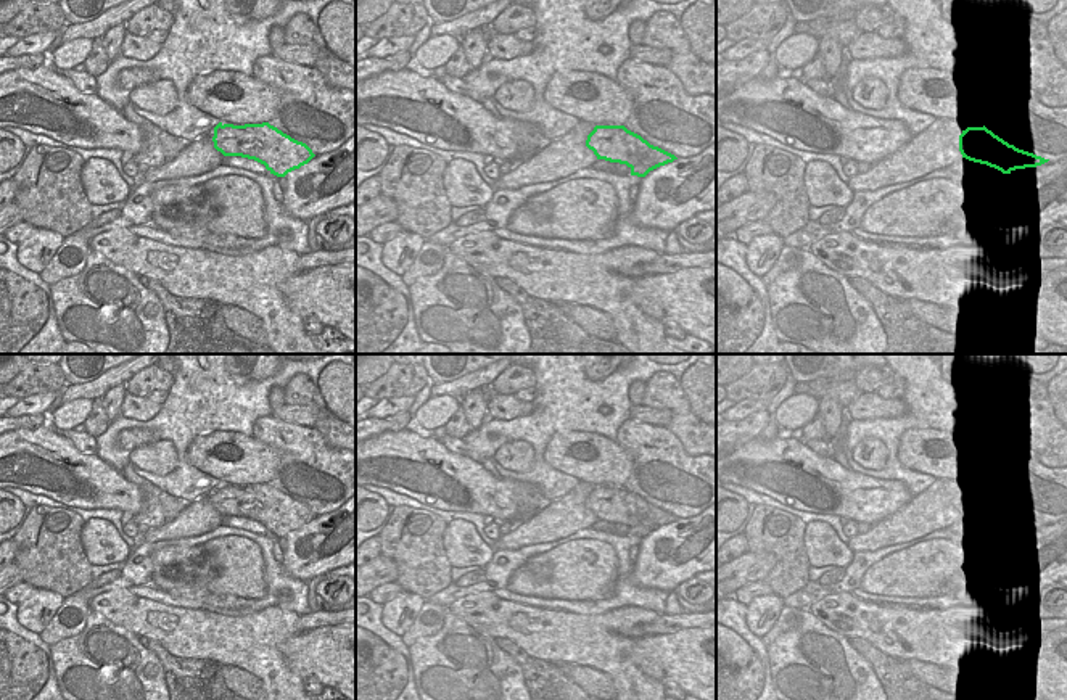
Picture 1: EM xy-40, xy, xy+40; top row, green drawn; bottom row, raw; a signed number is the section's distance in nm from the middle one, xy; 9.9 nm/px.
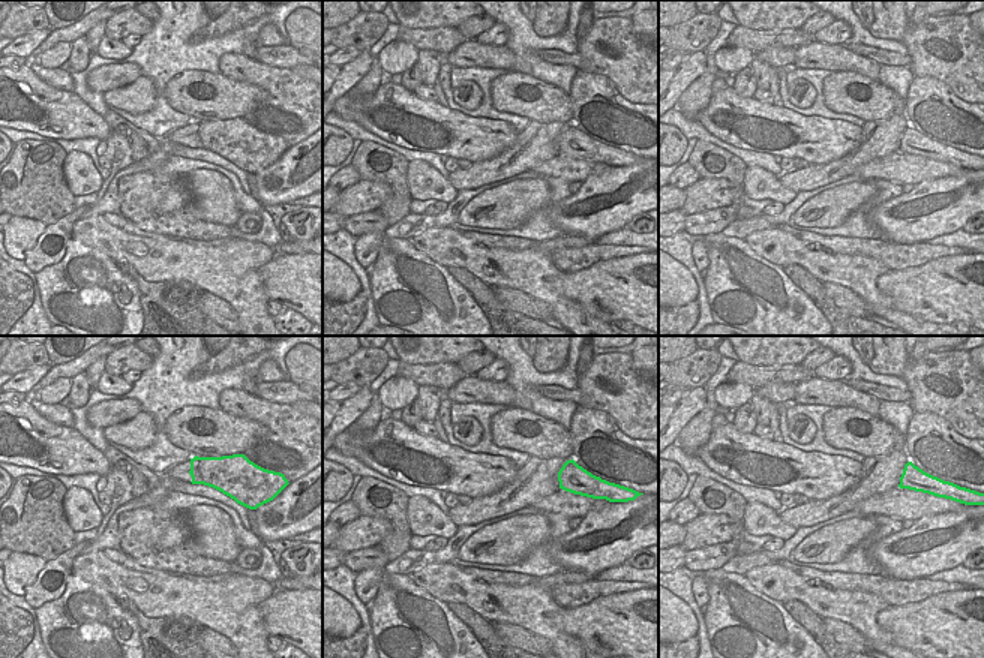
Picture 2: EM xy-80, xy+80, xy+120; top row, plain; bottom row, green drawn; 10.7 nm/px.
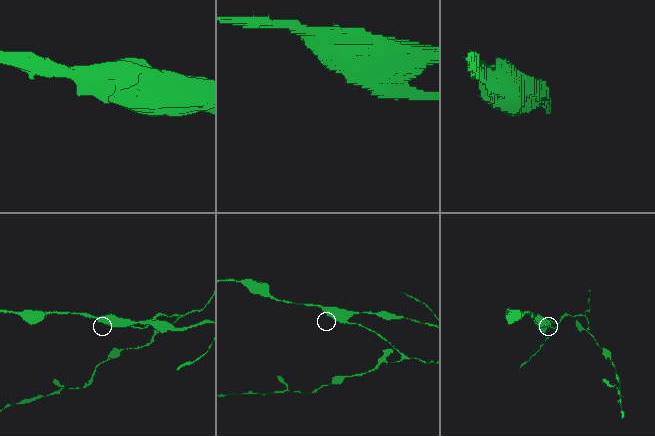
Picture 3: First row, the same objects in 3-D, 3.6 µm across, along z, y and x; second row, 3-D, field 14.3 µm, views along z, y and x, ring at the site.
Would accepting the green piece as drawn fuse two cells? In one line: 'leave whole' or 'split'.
split

